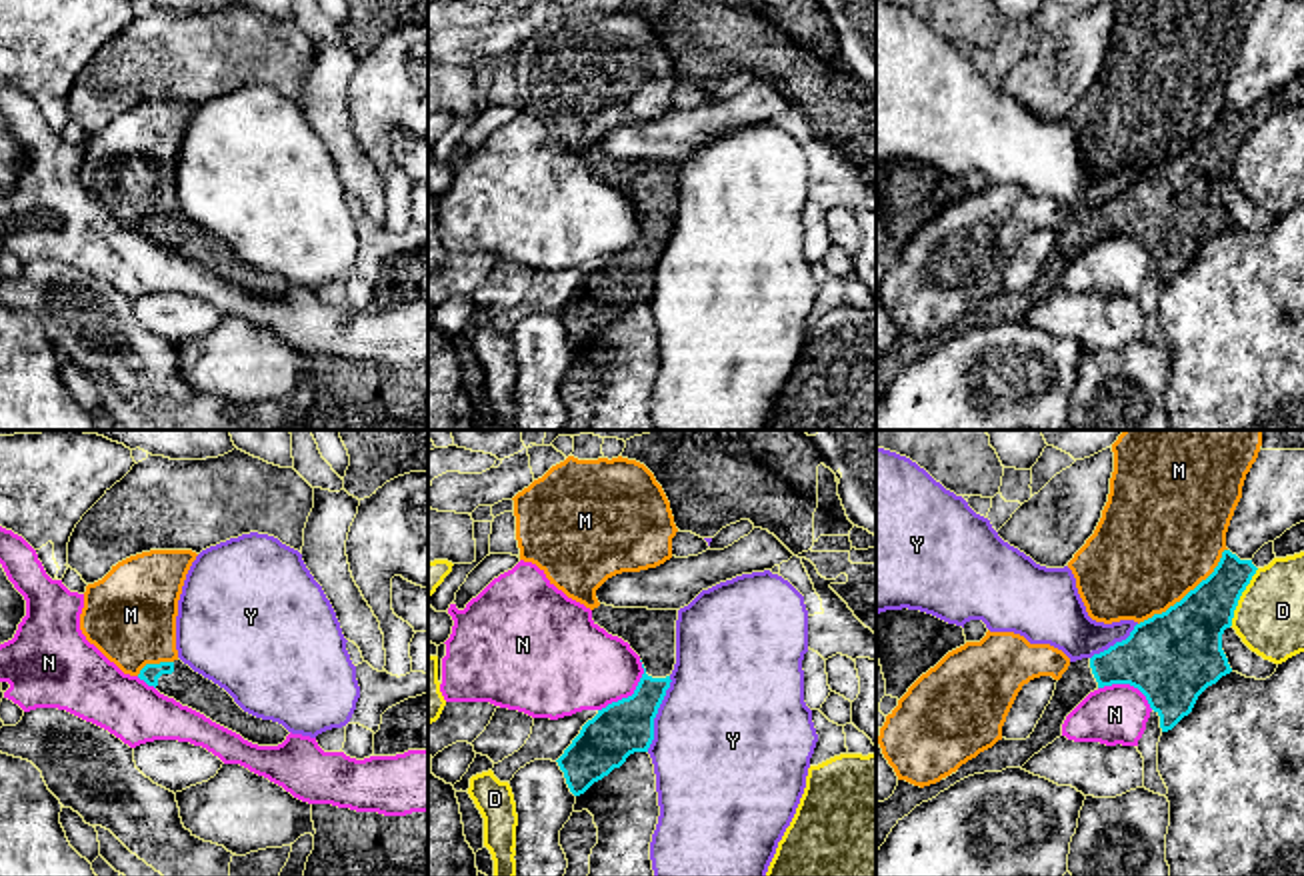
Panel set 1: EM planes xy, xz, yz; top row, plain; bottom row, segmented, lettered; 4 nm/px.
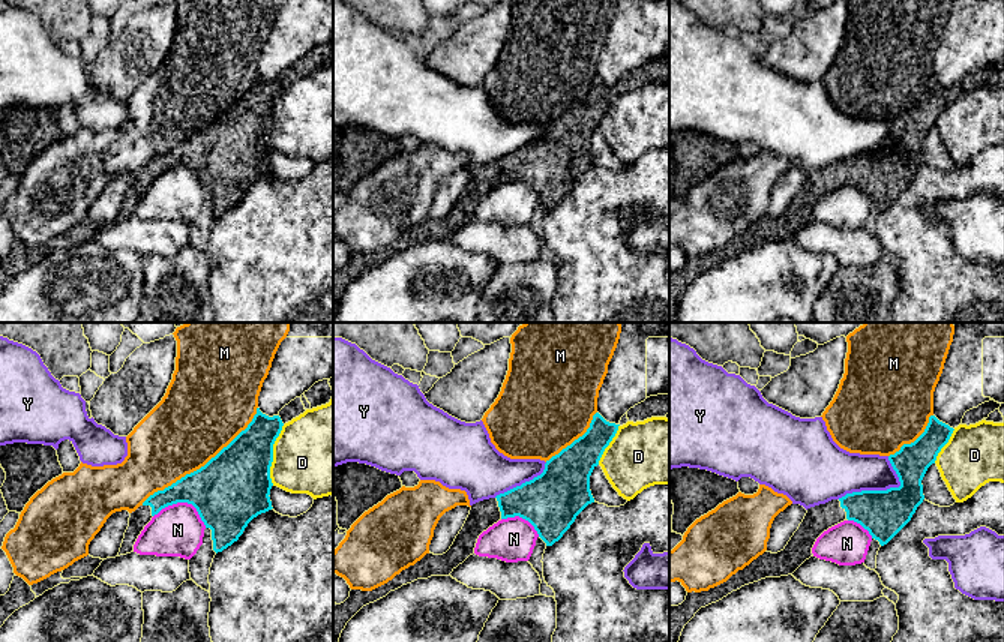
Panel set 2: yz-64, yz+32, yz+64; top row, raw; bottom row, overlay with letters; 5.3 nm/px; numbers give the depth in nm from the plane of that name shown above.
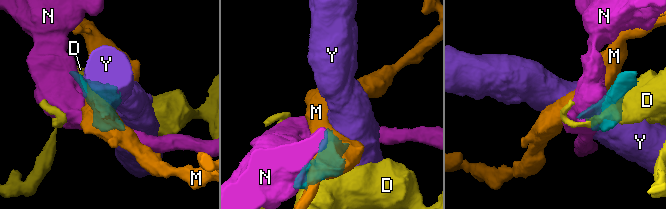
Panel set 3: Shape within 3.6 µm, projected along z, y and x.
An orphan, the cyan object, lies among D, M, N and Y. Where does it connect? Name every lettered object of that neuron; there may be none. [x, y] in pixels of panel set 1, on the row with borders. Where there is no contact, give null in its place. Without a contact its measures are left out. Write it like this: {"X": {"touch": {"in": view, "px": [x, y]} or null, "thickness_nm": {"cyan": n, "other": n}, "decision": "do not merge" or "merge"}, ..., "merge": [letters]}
{"D": {"touch": {"in": "yz", "px": [1240, 594]}, "thickness_nm": {"cyan": 260, "other": 280}, "decision": "do not merge"}, "M": {"touch": {"in": "yz", "px": [1188, 592]}, "thickness_nm": {"cyan": 360, "other": 480}, "decision": "do not merge"}, "N": {"touch": {"in": "xz", "px": [632, 694]}, "thickness_nm": {"cyan": 220, "other": 360}, "decision": "do not merge"}, "Y": {"touch": {"in": "xz", "px": [656, 712]}, "thickness_nm": {"cyan": 220, "other": 500}, "decision": "do not merge"}, "merge": []}

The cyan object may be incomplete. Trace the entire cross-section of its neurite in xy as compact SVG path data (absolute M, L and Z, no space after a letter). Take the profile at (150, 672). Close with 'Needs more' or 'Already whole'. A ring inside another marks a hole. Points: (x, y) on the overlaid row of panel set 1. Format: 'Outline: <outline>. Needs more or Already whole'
Outline: M180 658L174 662L146 664L138 678L252 744L278 746L290 734L278 722L244 712L224 688L194 672Z. Needs more

